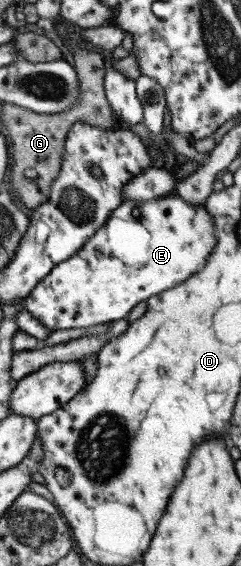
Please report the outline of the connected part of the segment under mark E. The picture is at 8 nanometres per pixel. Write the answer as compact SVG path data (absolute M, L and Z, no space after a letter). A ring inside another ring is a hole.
M168 195L155 201L125 201L111 212L103 227L100 227L84 243L78 253L67 261L59 263L51 274L30 291L23 299L22 307L45 328L52 331L93 327L127 318L129 312L139 303L177 287L195 272L199 272L216 246L216 233L212 215L202 204L187 205L179 195Z

